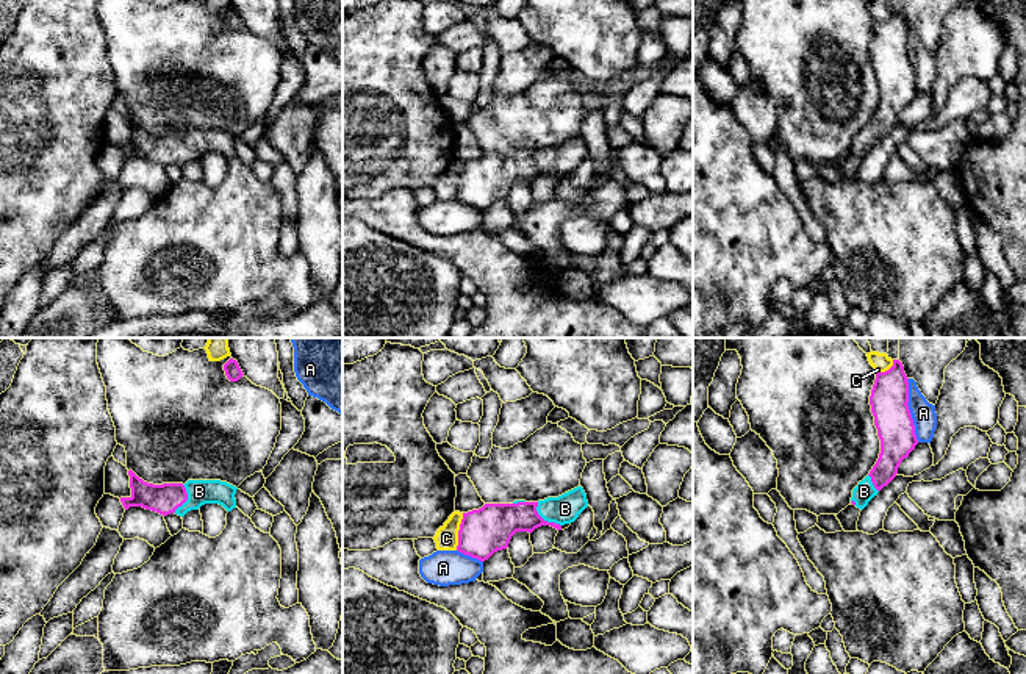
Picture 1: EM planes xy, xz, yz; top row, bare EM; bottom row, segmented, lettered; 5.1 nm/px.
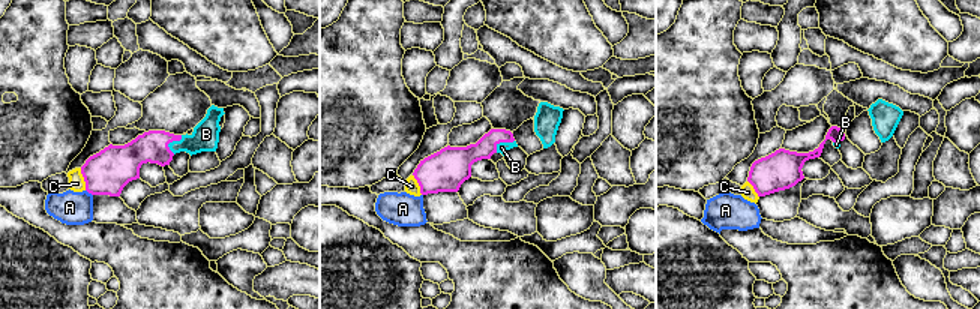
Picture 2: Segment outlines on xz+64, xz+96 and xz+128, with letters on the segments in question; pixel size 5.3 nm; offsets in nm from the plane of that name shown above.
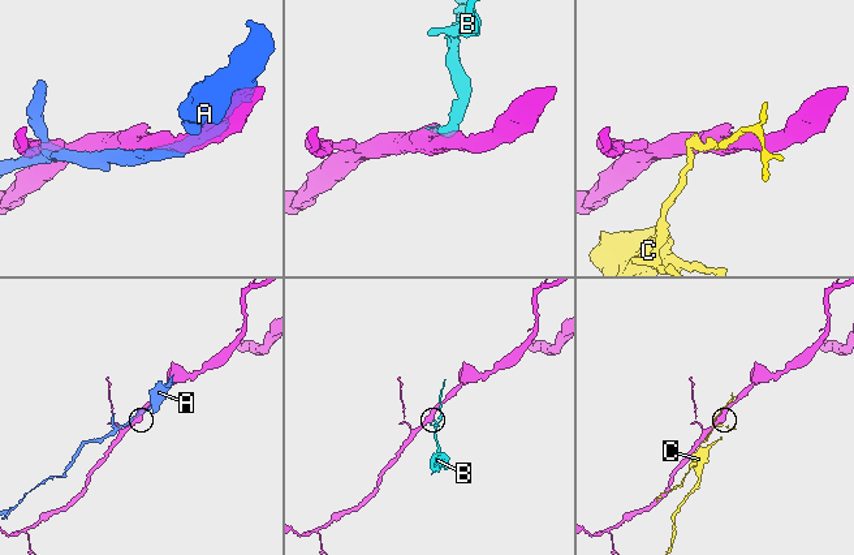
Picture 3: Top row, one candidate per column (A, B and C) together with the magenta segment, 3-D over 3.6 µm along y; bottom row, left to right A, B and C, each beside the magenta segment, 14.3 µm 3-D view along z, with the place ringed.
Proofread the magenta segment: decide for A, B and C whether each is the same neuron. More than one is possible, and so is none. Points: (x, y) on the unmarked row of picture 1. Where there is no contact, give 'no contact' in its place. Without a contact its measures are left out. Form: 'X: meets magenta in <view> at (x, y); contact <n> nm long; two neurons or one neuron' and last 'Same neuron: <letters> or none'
A: meets magenta in yz at (909, 60); contact 340 nm long; two neurons
B: meets magenta in xz at (543, 169); contact 180 nm long; one neuron
C: meets magenta in xz at (459, 182); contact 200 nm long; two neurons
Same neuron: B

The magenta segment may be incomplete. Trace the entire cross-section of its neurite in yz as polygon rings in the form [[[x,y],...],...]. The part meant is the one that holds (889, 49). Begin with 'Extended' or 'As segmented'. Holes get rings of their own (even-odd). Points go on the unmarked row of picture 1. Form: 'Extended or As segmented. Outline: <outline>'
Extended. Outline: [[[893,9],[885,22],[877,22],[870,45],[881,103],[870,124],[852,139],[851,153],[863,160],[898,124],[904,108],[918,94],[909,59],[909,31],[904,16]]]

